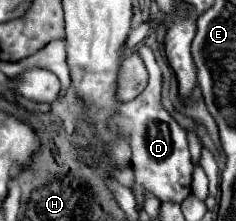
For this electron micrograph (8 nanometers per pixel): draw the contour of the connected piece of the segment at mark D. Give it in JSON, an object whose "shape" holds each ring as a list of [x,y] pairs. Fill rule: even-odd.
{"shape":[[[148,45],[138,49],[142,59],[146,61],[146,69],[150,73],[148,87],[132,101],[124,103],[118,117],[114,117],[112,125],[122,129],[130,137],[132,147],[132,169],[136,173],[136,201],[142,205],[144,191],[150,189],[160,201],[178,201],[182,203],[190,195],[192,183],[192,159],[188,151],[186,131],[176,123],[170,111],[162,105],[162,71],[156,63],[154,51]]]}

